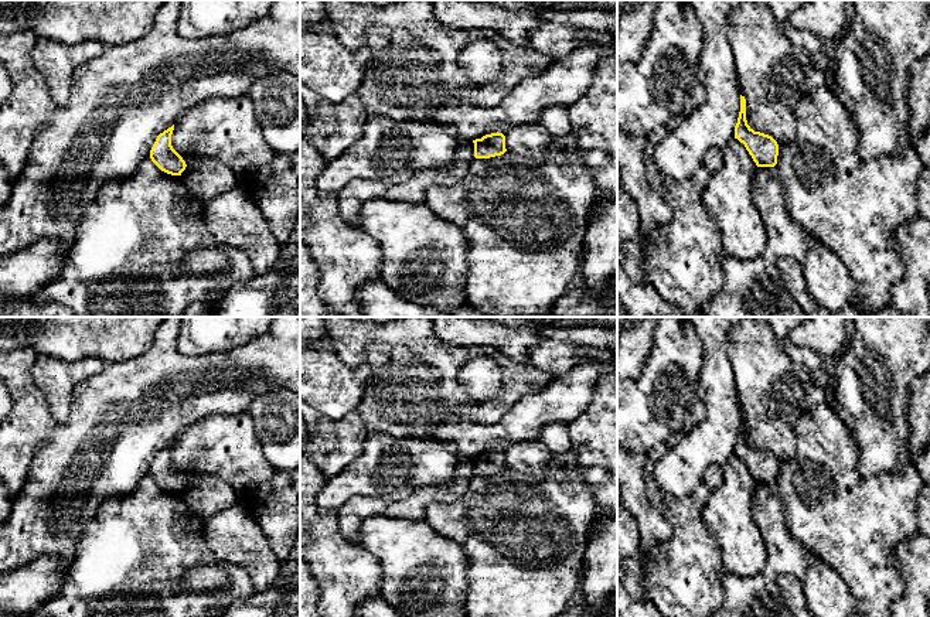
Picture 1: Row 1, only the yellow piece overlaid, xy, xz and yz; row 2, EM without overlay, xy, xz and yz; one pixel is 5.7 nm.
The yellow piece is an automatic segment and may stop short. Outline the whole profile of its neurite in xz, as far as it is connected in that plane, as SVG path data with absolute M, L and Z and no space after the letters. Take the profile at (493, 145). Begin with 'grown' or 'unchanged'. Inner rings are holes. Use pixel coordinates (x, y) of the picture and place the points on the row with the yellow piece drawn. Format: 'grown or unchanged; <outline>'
unchanged; M503 133L486 134L481 139L473 140L474 143L474 157L476 158L490 158L501 156L507 151L505 136Z

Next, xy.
unchanged; M174 125L157 136L150 150L150 158L161 171L171 175L181 175L187 164L171 146L173 130Z

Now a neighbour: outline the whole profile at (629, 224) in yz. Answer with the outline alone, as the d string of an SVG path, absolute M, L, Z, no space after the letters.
M617 187L617 238L624 242L636 242L641 231L637 205L621 187Z

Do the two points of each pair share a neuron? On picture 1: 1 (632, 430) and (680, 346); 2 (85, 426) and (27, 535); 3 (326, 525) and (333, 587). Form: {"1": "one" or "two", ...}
{"1": "one", "2": "one", "3": "one"}

